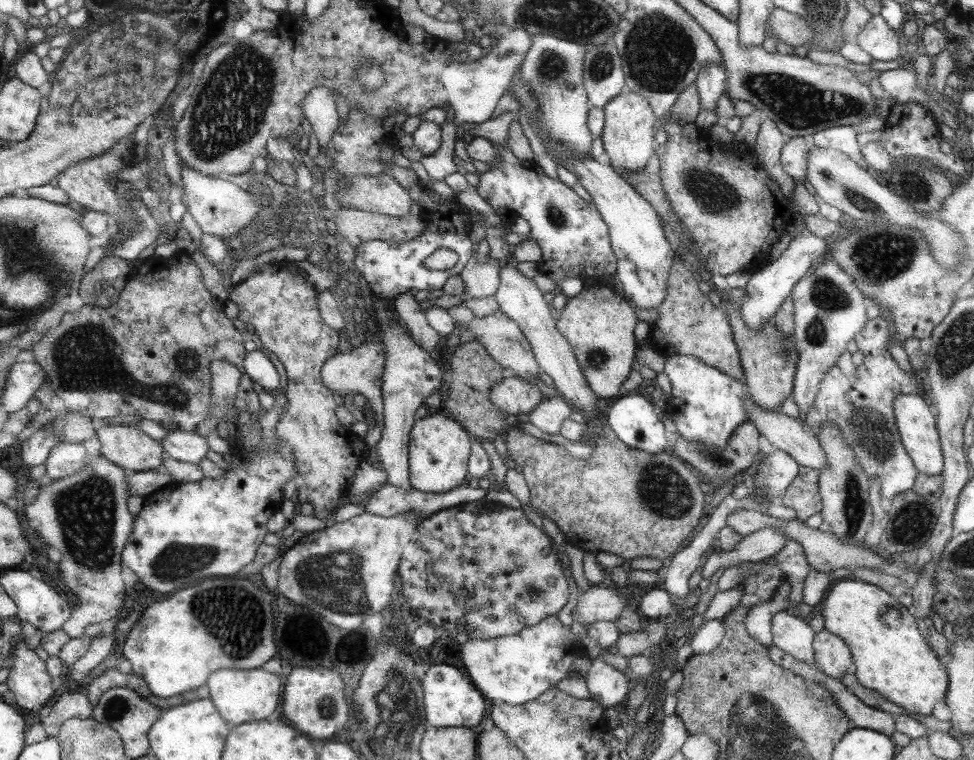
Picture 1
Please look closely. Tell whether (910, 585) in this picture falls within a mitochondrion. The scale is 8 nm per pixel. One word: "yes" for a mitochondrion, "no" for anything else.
no

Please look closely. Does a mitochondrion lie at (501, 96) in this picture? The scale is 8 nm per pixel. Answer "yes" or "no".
no

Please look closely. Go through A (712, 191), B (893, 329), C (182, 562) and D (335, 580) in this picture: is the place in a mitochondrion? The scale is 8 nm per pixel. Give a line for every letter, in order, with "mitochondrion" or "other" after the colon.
A: mitochondrion
B: other
C: mitochondrion
D: mitochondrion

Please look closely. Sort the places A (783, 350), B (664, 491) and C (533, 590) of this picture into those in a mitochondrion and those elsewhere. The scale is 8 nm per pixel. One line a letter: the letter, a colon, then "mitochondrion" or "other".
A: mitochondrion
B: mitochondrion
C: mitochondrion

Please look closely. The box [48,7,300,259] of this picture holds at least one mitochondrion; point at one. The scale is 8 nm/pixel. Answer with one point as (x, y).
(215, 119)

